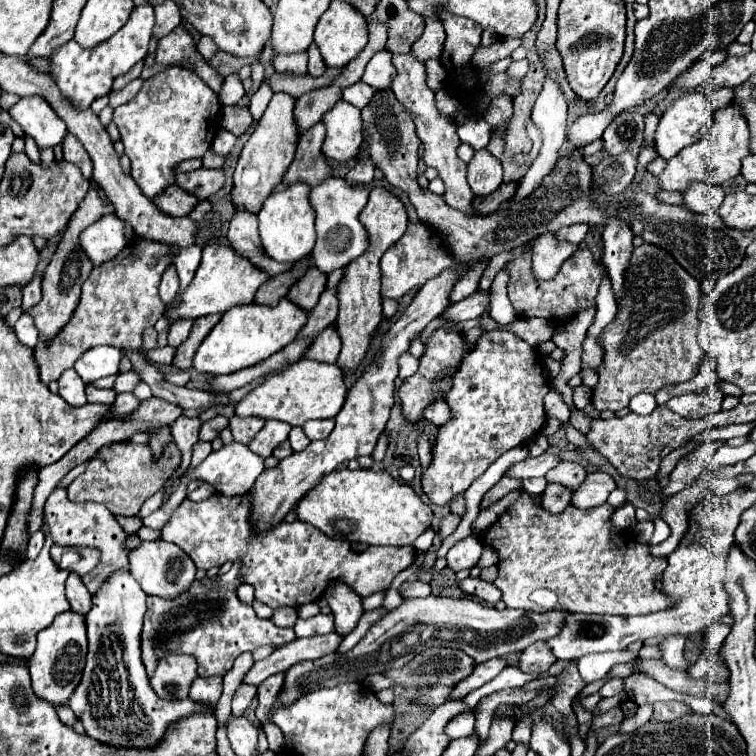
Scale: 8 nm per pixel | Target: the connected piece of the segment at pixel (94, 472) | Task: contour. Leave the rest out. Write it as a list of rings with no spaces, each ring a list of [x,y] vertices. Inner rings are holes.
[[[125,441],[111,443],[103,447],[95,459],[91,459],[83,475],[71,481],[71,485],[67,487],[67,497],[75,503],[97,501],[103,503],[113,515],[135,517],[141,505],[153,493],[157,493],[165,485],[165,481],[179,469],[179,463],[181,463],[181,453],[175,447],[175,443],[165,451],[165,457],[161,461],[153,459],[149,445],[135,445]]]

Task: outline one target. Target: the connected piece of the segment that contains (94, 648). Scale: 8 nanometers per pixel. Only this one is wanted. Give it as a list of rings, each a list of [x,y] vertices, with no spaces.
[[[117,571],[105,583],[101,585],[101,591],[93,597],[93,607],[85,617],[87,623],[87,639],[89,639],[89,653],[87,653],[87,665],[81,677],[81,683],[77,685],[69,707],[75,711],[75,715],[85,725],[85,733],[99,743],[111,745],[111,747],[137,747],[137,749],[149,749],[155,747],[167,733],[167,729],[177,723],[179,719],[185,719],[193,713],[215,713],[215,707],[197,703],[193,699],[181,699],[181,701],[165,701],[157,697],[157,693],[149,685],[149,677],[145,671],[145,665],[141,661],[141,625],[145,615],[145,593],[141,591],[139,583],[129,575],[129,571]]]

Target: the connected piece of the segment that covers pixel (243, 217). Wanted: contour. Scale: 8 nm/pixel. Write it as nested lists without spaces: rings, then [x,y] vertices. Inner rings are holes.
[[[235,211],[229,231],[227,231],[227,241],[229,247],[241,255],[243,259],[251,259],[255,267],[265,271],[267,275],[279,275],[287,269],[291,269],[289,263],[280,263],[263,253],[261,241],[259,241],[259,231],[257,231],[257,215],[247,213],[247,211]]]

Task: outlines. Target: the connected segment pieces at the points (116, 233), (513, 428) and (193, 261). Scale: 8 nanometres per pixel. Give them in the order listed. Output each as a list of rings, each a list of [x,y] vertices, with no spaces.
[[[115,213],[103,215],[97,223],[89,225],[81,233],[81,247],[95,265],[113,259],[127,245],[129,239],[125,235],[125,223]]]
[[[485,331],[477,347],[463,357],[459,369],[453,373],[451,391],[447,391],[443,397],[451,409],[451,421],[439,427],[435,445],[431,449],[431,465],[421,479],[427,499],[435,505],[447,505],[455,495],[465,493],[465,489],[469,489],[469,485],[481,477],[497,457],[539,435],[545,423],[543,397],[547,393],[549,383],[545,387],[541,355],[537,349],[509,331]]]
[[[199,245],[185,247],[175,255],[175,269],[177,269],[179,281],[181,281],[181,289],[185,289],[191,283],[199,263],[201,263],[201,247]]]

